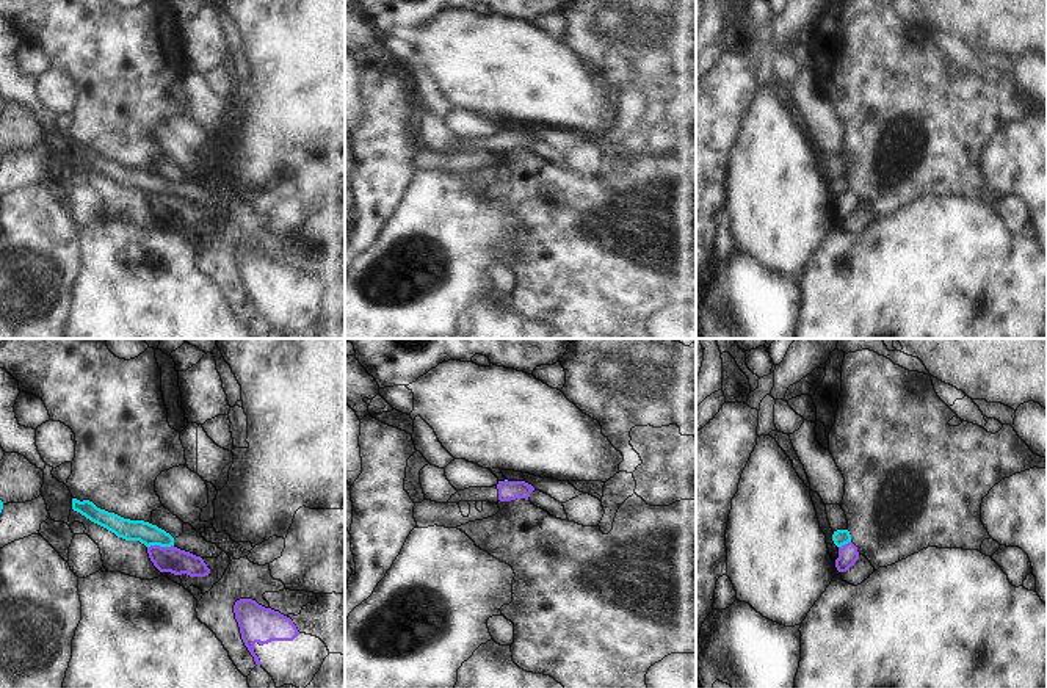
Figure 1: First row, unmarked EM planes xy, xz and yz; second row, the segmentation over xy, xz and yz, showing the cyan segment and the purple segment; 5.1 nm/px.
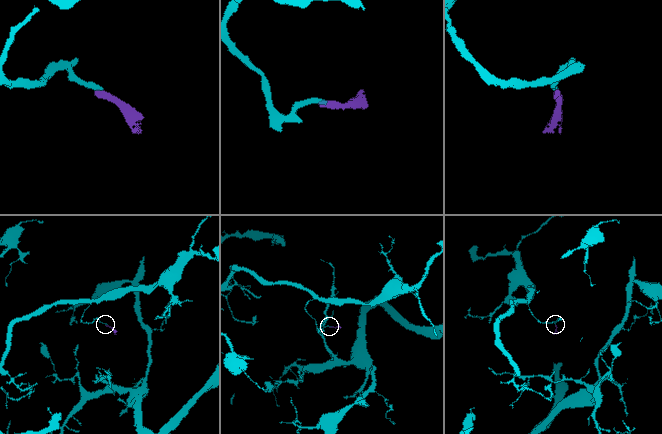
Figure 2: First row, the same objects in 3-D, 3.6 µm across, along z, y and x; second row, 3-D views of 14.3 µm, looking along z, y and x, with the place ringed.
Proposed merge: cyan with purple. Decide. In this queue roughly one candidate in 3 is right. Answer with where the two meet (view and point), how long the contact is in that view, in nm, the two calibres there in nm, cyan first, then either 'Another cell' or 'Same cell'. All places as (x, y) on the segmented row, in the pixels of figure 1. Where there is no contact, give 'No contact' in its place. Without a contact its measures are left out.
Touches cyan at xy (160, 546). Shared border 140 nm. Thickness 110 nm (cyan) against 130 nm. Another cell.

